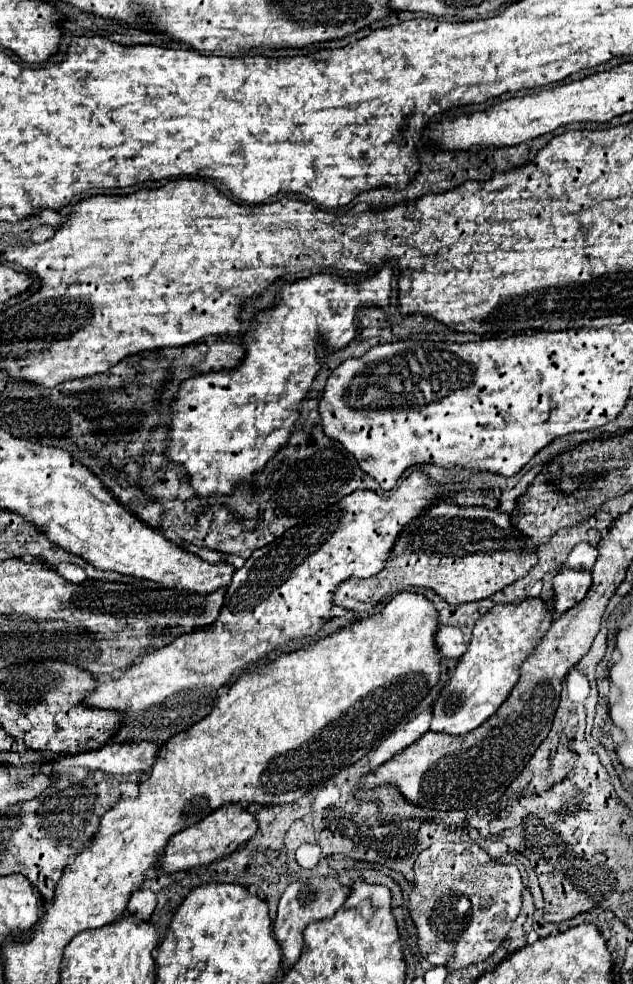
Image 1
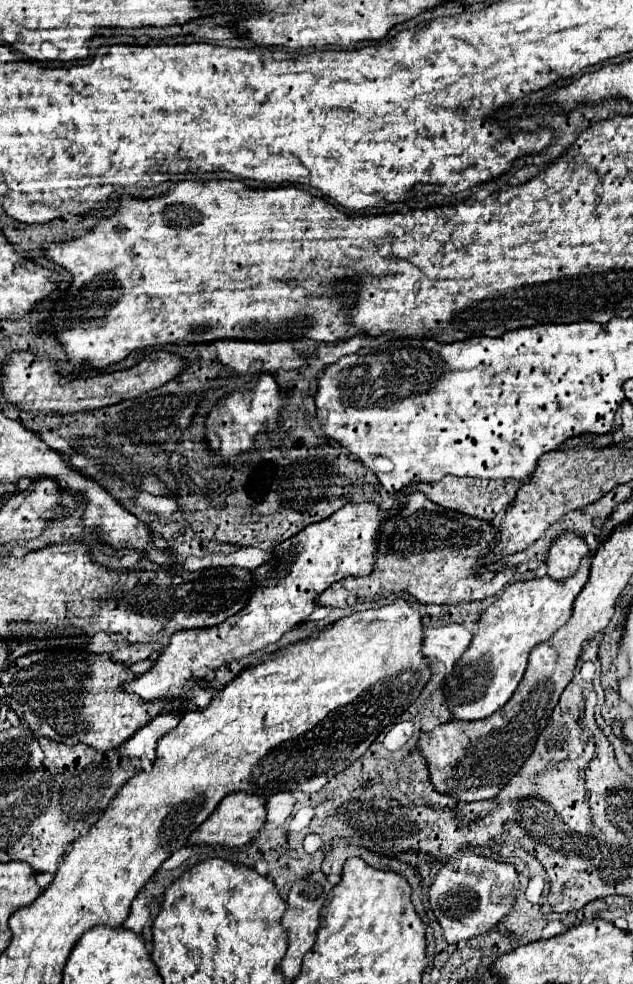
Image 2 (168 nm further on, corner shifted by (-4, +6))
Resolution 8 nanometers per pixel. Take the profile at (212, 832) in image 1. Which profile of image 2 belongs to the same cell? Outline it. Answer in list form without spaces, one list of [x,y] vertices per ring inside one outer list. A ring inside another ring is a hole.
[[[230,793],[226,795],[214,813],[192,833],[188,845],[226,845],[226,847],[242,847],[250,843],[260,827],[266,821],[266,803],[258,795],[250,793]]]

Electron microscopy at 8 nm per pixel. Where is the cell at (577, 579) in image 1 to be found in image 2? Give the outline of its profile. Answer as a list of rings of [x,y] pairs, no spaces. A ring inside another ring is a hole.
[[[566,531],[558,535],[546,553],[548,575],[556,581],[564,581],[576,573],[580,561],[590,553],[584,537]]]

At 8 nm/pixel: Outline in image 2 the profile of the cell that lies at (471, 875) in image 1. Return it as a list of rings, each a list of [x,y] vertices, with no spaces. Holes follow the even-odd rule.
[[[468,851],[458,853],[444,863],[430,887],[428,897],[444,931],[444,939],[462,947],[468,939],[490,931],[502,917],[508,915],[516,903],[518,887],[518,873],[512,865]]]

